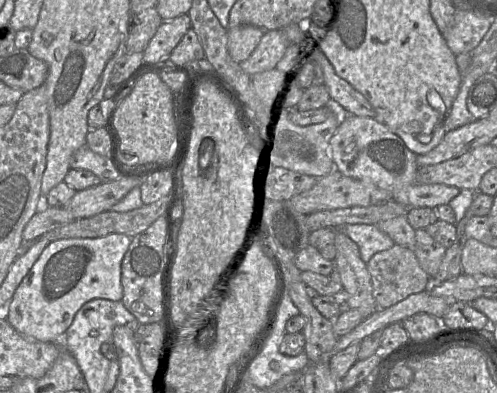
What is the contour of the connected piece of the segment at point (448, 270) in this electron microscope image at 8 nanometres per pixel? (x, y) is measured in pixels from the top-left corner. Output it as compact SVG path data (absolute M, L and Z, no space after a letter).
M469 208L464 218L460 222L456 223L456 241L451 247L447 248L437 274L435 275L435 277L431 278L433 280L433 283L442 283L446 280L455 278L458 275L463 274L461 257L463 248L468 239L465 234L465 226L472 216L474 215Z

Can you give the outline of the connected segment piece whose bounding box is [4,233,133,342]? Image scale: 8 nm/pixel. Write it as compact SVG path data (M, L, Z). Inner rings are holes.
M112 233L97 238L67 238L50 242L23 278L4 309L9 324L20 334L41 342L62 339L78 310L88 301L104 298L122 300L121 263L133 237Z

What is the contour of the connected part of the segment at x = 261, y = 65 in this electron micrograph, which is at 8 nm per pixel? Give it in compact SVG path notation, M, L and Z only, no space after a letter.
M282 29L266 30L250 56L239 65L248 75L274 69L283 57L287 44Z

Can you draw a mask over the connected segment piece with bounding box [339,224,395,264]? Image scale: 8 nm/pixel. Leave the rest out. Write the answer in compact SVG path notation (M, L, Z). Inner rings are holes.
M350 224L339 228L359 247L361 259L367 264L374 254L392 248L394 241L377 225Z

